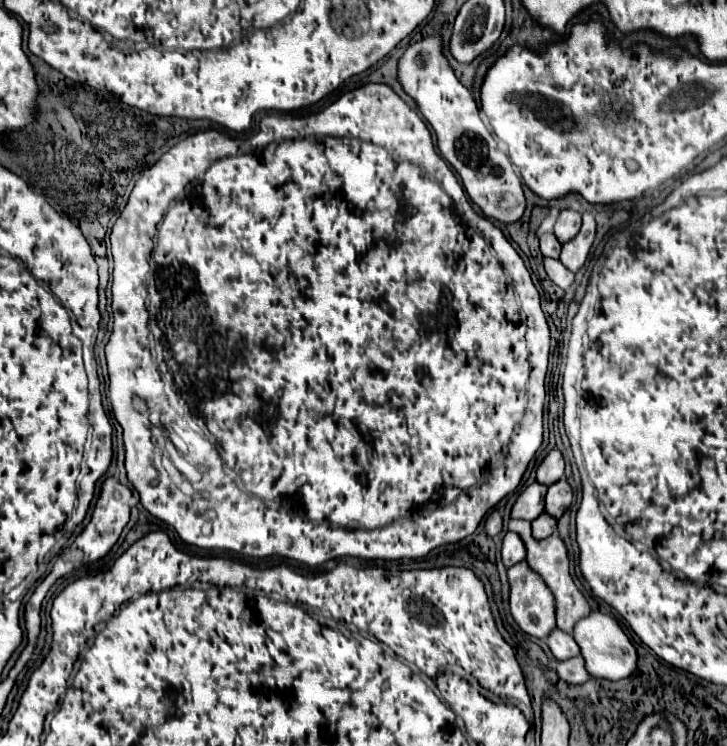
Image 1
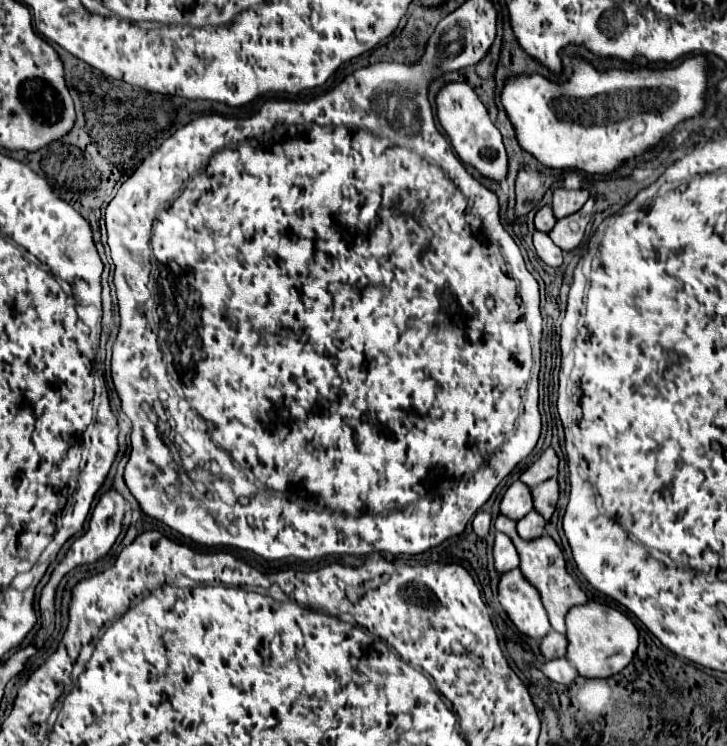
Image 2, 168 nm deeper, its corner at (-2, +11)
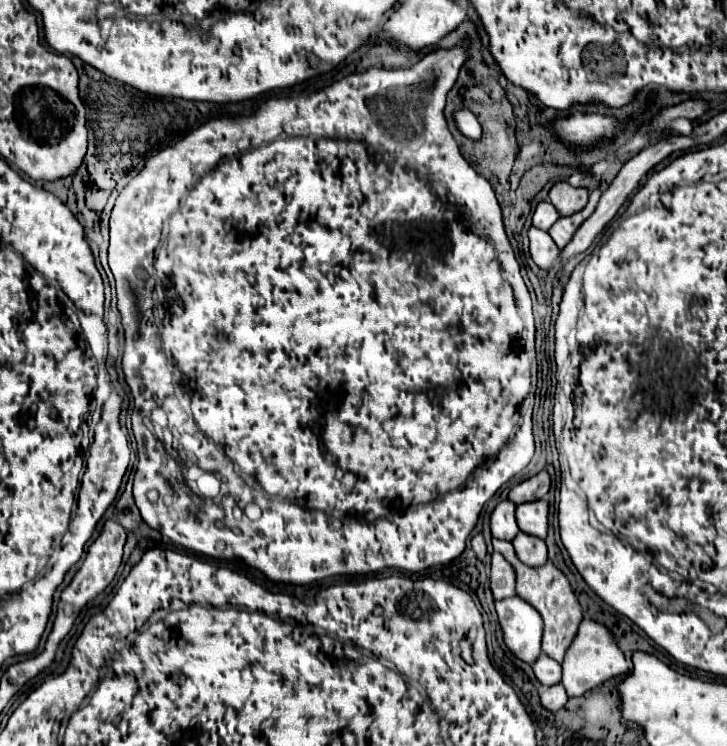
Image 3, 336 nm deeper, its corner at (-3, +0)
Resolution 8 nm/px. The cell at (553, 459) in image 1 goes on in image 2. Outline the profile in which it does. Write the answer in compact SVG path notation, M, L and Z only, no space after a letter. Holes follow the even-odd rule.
M546 448L542 452L542 456L520 476L520 480L528 486L538 486L544 480L550 480L558 474L558 456L554 452L554 448Z

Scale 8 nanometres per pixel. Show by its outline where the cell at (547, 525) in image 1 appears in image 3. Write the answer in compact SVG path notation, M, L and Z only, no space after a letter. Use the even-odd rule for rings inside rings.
M519 533L513 539L513 547L519 561L527 567L541 567L547 563L547 545L541 539L531 539L531 535Z

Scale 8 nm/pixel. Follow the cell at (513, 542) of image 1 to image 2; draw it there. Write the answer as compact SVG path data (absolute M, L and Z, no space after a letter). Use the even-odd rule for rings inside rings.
M496 532L496 542L494 542L494 562L496 562L496 570L502 574L502 572L508 572L512 568L518 566L518 552L510 540L510 536L502 534L502 532Z

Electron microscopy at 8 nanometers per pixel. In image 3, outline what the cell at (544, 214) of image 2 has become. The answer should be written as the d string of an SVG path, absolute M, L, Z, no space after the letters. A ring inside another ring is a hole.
M541 201L541 203L537 203L535 213L533 213L533 225L535 225L535 227L547 231L557 219L559 219L559 213L557 213L555 207L551 205L551 201Z

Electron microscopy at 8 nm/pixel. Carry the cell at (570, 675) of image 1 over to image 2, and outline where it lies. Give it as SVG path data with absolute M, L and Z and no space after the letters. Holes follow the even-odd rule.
M564 656L564 658L554 658L554 660L548 660L544 666L542 666L544 674L558 682L558 684L570 684L576 676L578 676L578 670L572 666L572 662Z

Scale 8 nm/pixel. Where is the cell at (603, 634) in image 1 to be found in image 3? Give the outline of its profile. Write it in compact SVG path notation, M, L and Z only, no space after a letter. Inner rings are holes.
M585 617L579 625L575 643L571 643L569 651L567 651L567 659L563 661L563 679L561 685L567 691L567 697L579 697L583 693L587 693L589 689L605 683L607 679L613 679L617 675L625 675L629 671L627 659L623 657L623 653L619 651L611 631L605 625L595 623L593 619Z

